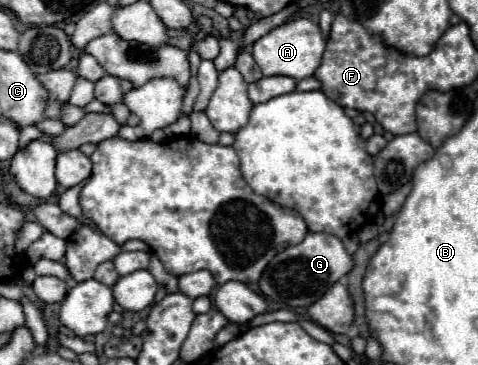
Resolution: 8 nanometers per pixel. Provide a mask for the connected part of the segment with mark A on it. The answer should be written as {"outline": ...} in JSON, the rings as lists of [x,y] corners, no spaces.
{"outline":[[[296,18],[296,20],[288,20],[286,24],[274,28],[272,32],[256,40],[252,56],[264,76],[290,76],[294,80],[302,80],[312,76],[318,70],[324,54],[324,46],[326,42],[320,34],[318,24],[306,18]]]}

